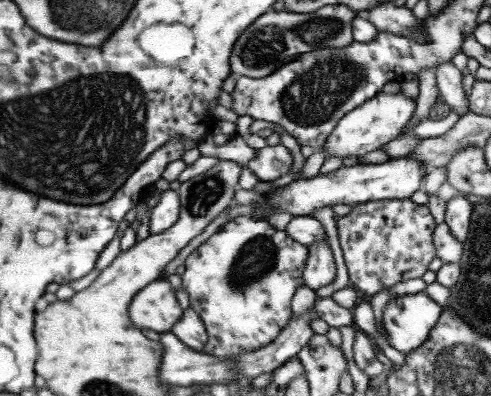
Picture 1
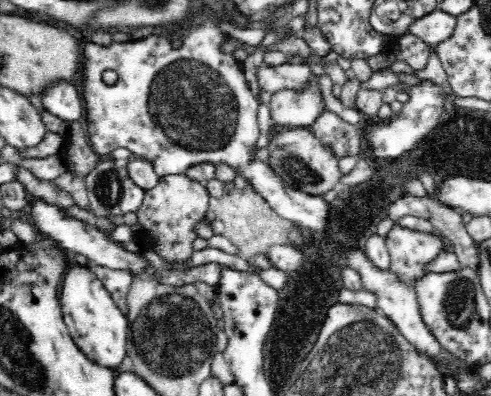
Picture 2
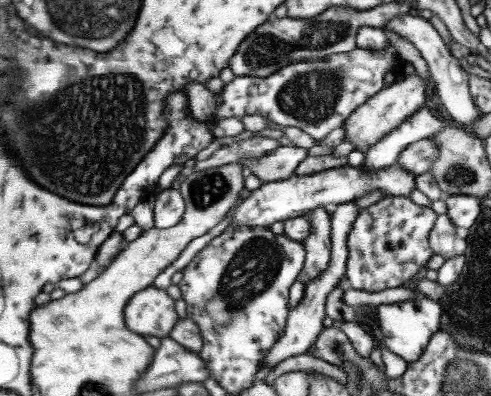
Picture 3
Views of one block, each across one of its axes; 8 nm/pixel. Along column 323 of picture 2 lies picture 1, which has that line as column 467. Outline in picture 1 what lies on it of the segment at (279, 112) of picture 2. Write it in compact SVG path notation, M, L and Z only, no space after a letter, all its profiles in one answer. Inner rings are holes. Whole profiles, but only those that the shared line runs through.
M445 60L433 66L431 70L435 74L439 98L443 100L443 104L447 104L451 112L455 112L459 118L465 116L469 112L469 100L465 98L465 90L461 84L463 82L461 66L453 60Z

